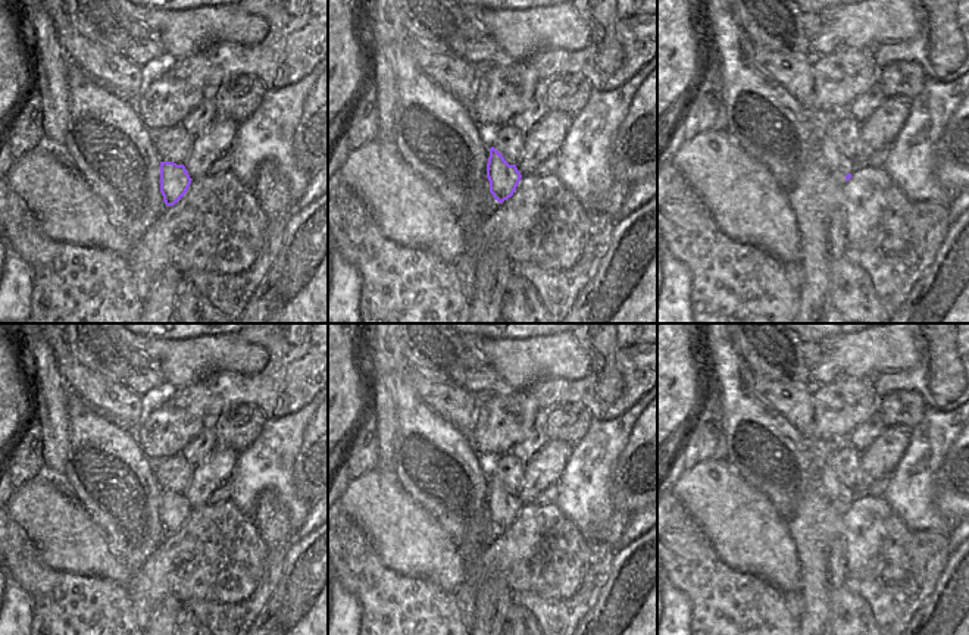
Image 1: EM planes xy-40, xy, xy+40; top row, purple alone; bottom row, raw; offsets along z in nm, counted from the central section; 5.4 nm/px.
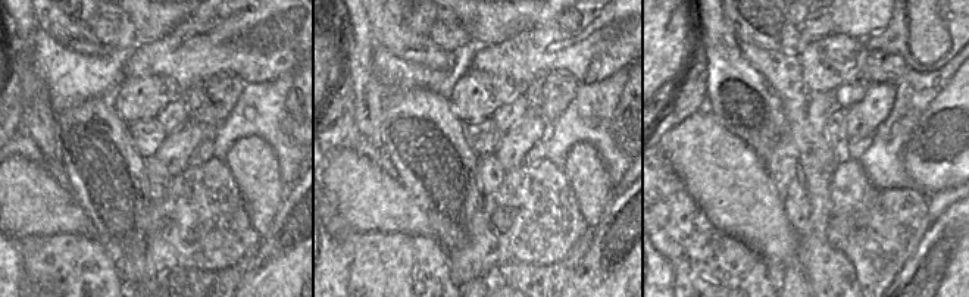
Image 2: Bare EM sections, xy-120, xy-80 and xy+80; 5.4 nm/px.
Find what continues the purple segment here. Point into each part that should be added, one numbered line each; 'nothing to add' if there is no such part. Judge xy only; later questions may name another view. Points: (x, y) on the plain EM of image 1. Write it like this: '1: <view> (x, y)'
nothing to add.

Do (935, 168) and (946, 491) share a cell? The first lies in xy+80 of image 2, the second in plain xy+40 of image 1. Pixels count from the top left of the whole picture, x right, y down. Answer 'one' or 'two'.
one

